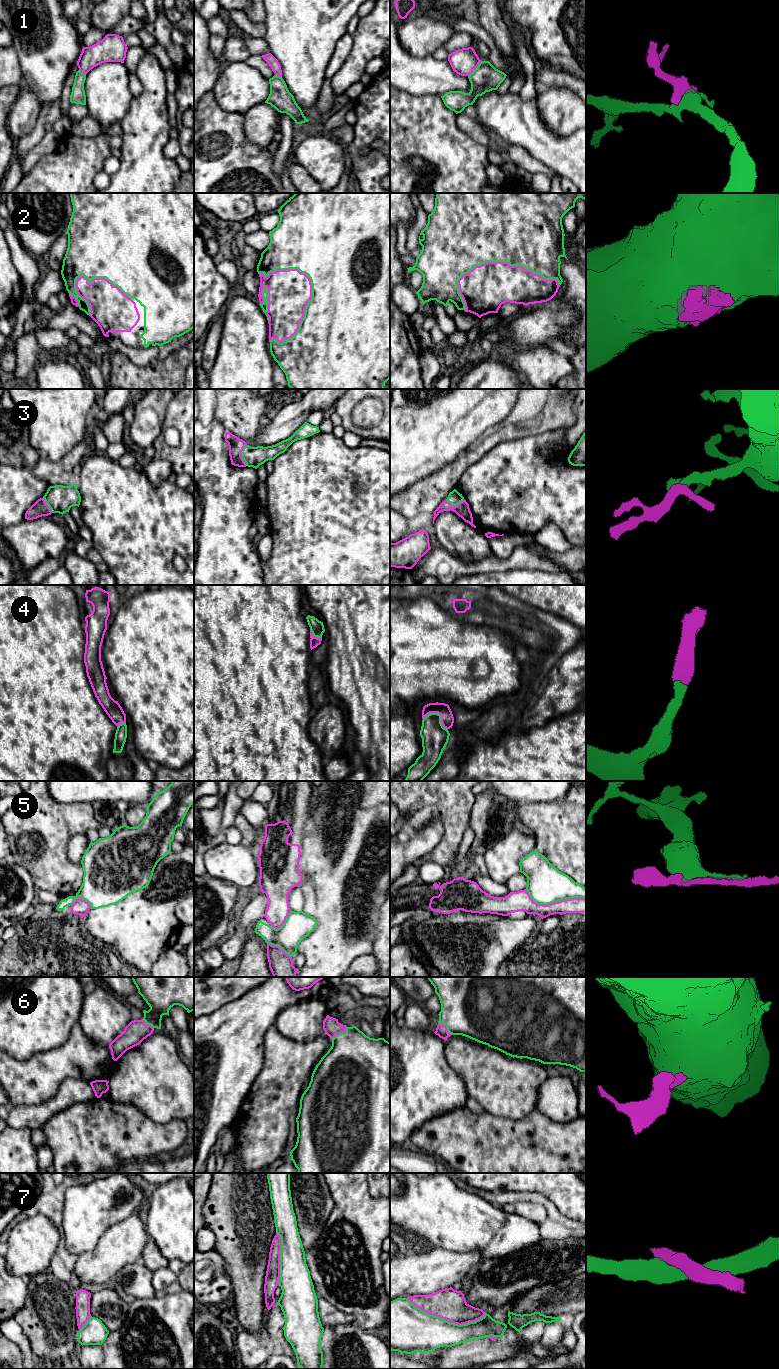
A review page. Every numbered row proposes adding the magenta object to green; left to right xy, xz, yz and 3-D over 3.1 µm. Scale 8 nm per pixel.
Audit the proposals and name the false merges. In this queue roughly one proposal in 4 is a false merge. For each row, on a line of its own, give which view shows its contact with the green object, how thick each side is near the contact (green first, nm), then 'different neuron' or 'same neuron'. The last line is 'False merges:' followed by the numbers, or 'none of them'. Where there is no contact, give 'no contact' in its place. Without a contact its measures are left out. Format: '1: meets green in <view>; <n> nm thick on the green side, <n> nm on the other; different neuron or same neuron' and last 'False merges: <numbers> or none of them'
1: meets green in yz; 220 nm thick on the green side, 220 nm on the other; different neuron
2: meets green in xz; 500 nm thick on the green side, 360 nm on the other; same neuron
3: meets green in xz; 160 nm thick on the green side, 120 nm on the other; same neuron
4: meets green in yz; 220 nm thick on the green side, 110 nm on the other; same neuron
5: meets green in yz; 300 nm thick on the green side, 140 nm on the other; different neuron
6: meets green in xz; 440 nm thick on the green side, 140 nm on the other; same neuron
7: meets green in yz; 340 nm thick on the green side, 260 nm on the other; different neuron
False merges: 1, 5, 7

